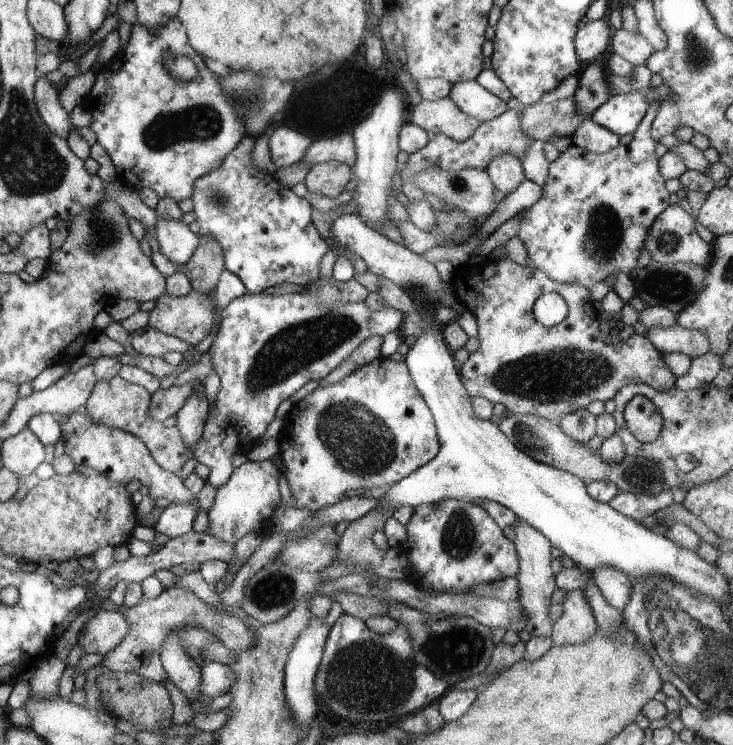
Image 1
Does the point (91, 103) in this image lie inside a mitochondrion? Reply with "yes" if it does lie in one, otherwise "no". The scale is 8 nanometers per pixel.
no

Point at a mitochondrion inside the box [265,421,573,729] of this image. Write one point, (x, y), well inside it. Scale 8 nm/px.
(375, 672)

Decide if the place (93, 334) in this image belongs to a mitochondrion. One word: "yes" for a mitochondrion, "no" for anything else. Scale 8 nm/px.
no

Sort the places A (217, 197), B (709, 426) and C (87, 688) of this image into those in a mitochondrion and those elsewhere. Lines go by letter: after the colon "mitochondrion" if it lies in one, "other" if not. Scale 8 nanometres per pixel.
A: mitochondrion
B: mitochondrion
C: other

